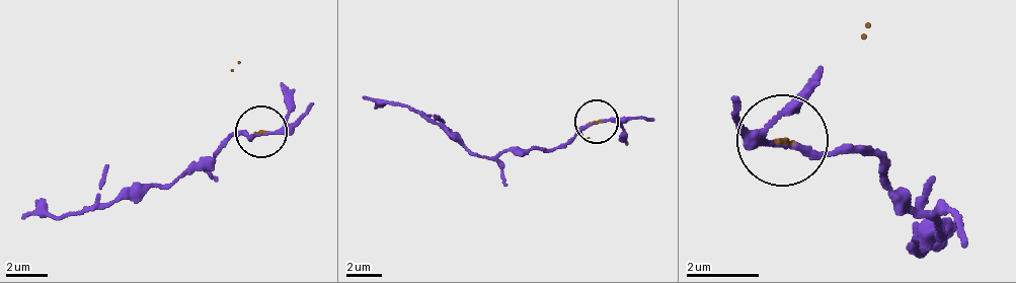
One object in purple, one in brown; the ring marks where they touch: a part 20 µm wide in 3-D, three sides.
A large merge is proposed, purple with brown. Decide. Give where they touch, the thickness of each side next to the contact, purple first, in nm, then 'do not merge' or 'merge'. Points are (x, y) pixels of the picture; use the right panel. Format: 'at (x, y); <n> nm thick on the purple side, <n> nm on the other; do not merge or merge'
at (782, 140); 140 nm thick on the purple side, 50 nm on the other; do not merge

